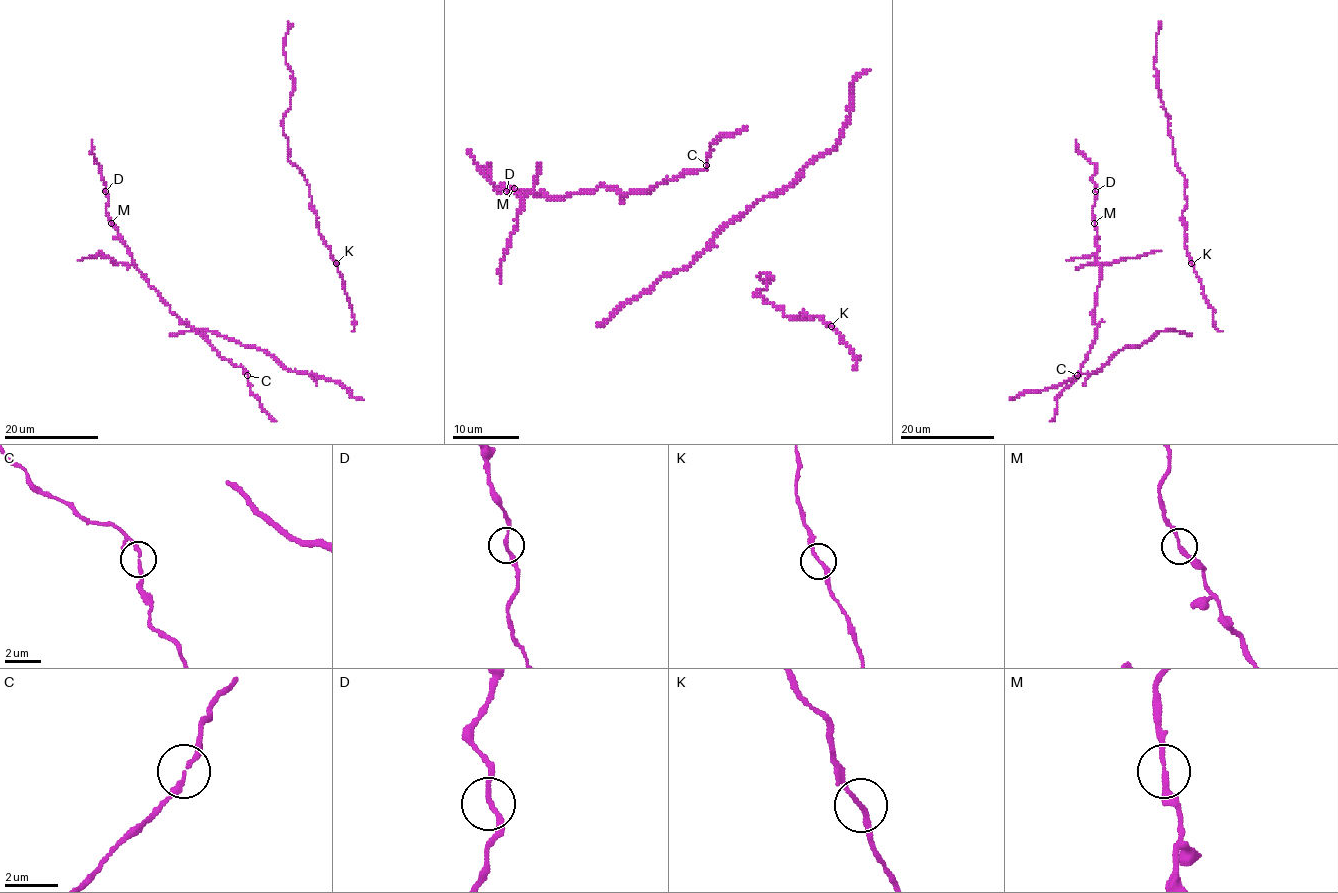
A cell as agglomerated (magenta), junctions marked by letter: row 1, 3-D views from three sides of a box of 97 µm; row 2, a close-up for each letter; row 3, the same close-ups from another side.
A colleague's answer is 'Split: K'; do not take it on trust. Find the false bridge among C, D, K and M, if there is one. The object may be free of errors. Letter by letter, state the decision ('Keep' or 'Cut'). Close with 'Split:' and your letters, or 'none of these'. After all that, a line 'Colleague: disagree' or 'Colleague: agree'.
C: Keep
D: Keep
K: Cut
M: Keep
Split: K
Colleague: agree

